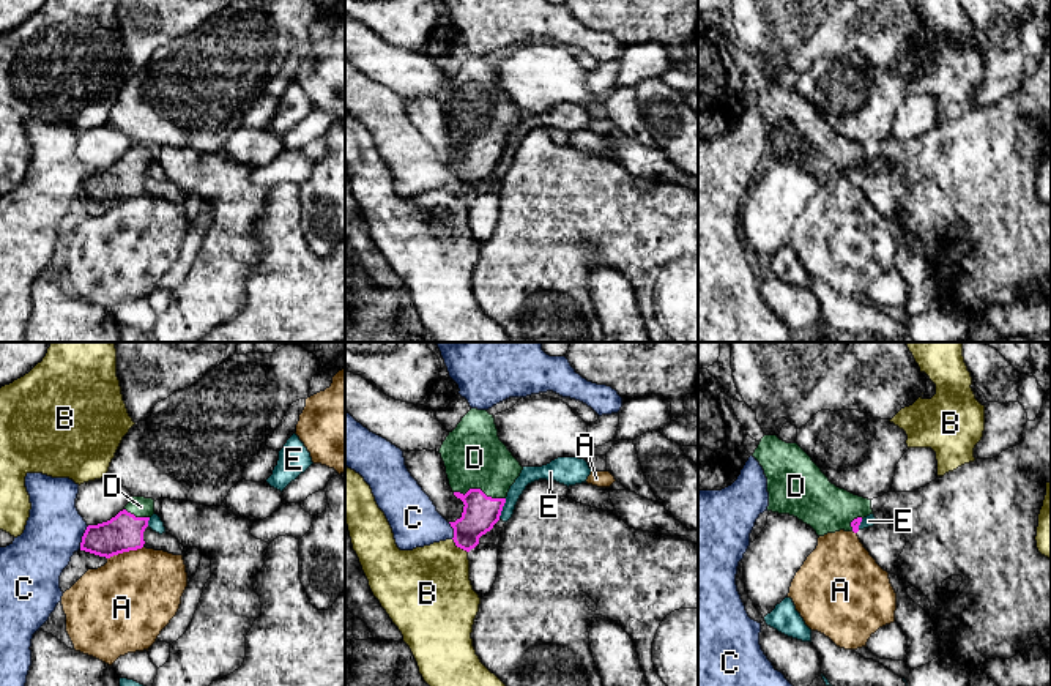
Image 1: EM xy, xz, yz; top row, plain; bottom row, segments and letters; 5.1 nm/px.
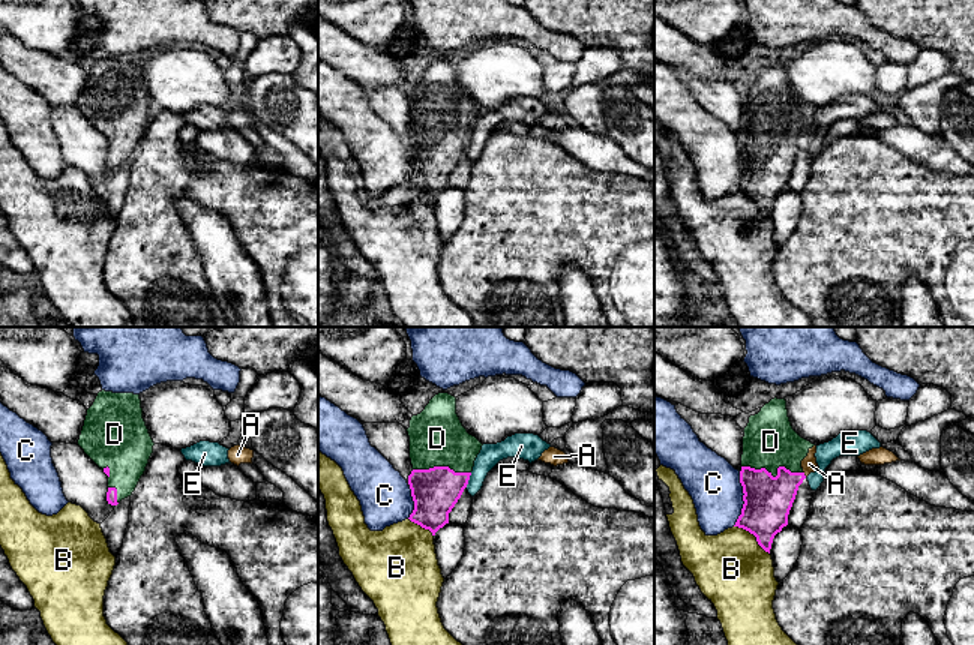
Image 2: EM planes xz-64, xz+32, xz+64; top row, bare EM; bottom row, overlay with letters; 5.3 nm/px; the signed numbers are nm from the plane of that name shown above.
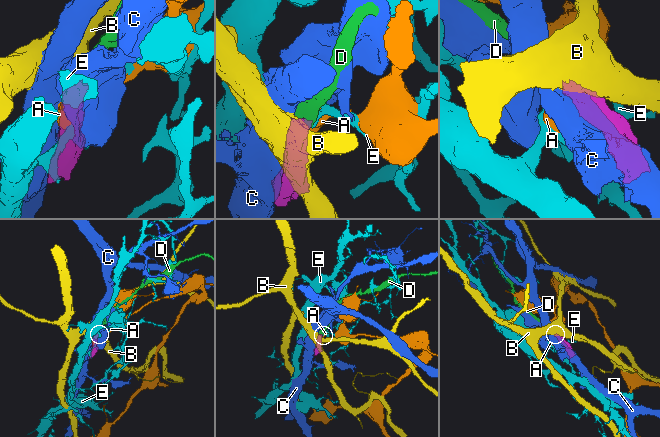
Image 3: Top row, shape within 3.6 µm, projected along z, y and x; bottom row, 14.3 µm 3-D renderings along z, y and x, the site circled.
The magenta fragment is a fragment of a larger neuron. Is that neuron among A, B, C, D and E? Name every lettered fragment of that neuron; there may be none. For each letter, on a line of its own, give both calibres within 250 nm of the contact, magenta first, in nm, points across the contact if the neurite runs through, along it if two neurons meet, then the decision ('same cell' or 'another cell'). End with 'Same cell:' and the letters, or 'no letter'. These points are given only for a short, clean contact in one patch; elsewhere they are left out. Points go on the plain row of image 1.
A: 190/440 nm | another cell
B: 180/400 nm | another cell
C: 190/300 nm | another cell
D: 180/320 nm | across xz (481, 160), (479, 136), (479, 112), (475, 104) | same cell
E: 180/90 nm | along xz (506, 145), (498, 164) | another cell
Same cell: D

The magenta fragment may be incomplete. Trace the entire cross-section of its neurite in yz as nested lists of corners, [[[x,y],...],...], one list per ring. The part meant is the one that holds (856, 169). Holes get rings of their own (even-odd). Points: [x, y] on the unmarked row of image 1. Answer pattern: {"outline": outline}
{"outline": [[[764,82],[752,103],[767,125],[767,158],[794,162],[810,172],[818,183],[840,177],[857,180],[862,166],[873,161],[871,147],[832,131],[797,90],[786,90],[777,82]]]}

